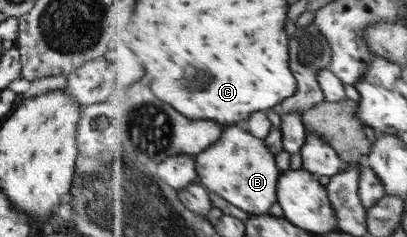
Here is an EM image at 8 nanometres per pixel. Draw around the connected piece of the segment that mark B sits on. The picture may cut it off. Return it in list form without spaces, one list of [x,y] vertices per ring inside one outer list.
[[[230,127],[222,139],[208,151],[197,156],[198,183],[210,191],[222,194],[228,201],[251,214],[268,215],[274,203],[279,201],[278,185],[281,179],[276,154],[265,139],[252,135],[242,127]]]

